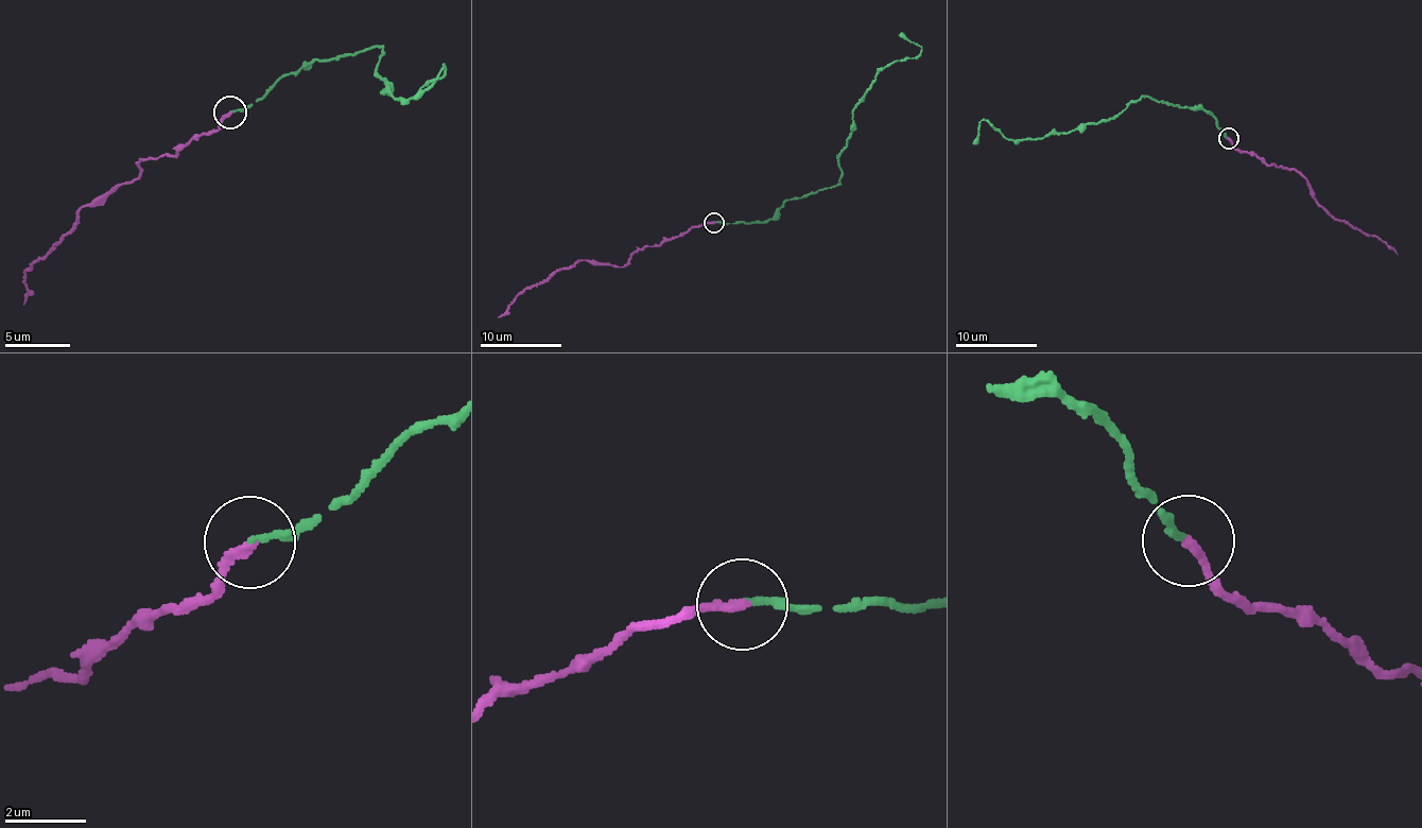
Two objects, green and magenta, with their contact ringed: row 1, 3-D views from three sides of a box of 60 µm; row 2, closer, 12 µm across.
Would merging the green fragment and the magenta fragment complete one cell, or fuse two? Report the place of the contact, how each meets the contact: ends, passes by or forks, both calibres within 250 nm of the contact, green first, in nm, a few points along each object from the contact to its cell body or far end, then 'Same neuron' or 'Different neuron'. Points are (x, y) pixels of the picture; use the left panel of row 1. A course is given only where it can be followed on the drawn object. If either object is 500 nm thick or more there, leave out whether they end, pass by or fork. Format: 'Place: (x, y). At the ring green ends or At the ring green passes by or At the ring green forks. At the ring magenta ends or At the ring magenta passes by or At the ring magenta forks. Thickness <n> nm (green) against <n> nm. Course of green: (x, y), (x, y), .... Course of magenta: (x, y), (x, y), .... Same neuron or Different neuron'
Place: (229, 113). At the ring green ends. At the ring magenta ends. Thickness 170 nm (green) against 240 nm. Course of green: (230, 113), (312, 63), (380, 48), (382, 93), (395, 99), (418, 97), (444, 64), (413, 99). Course of magenta: (230, 113), (173, 155), (144, 157), (137, 177), (80, 211), (69, 233), (27, 269), (24, 306). Same neuron

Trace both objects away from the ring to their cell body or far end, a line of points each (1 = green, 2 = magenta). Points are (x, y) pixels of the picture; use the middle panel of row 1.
1: (714, 223), (768, 221), (786, 200), (837, 186), (854, 107), (882, 69), (921, 51), (898, 35)
2: (714, 223), (691, 227), (658, 245), (640, 248), (623, 266), (581, 260), (529, 286), (498, 317)

